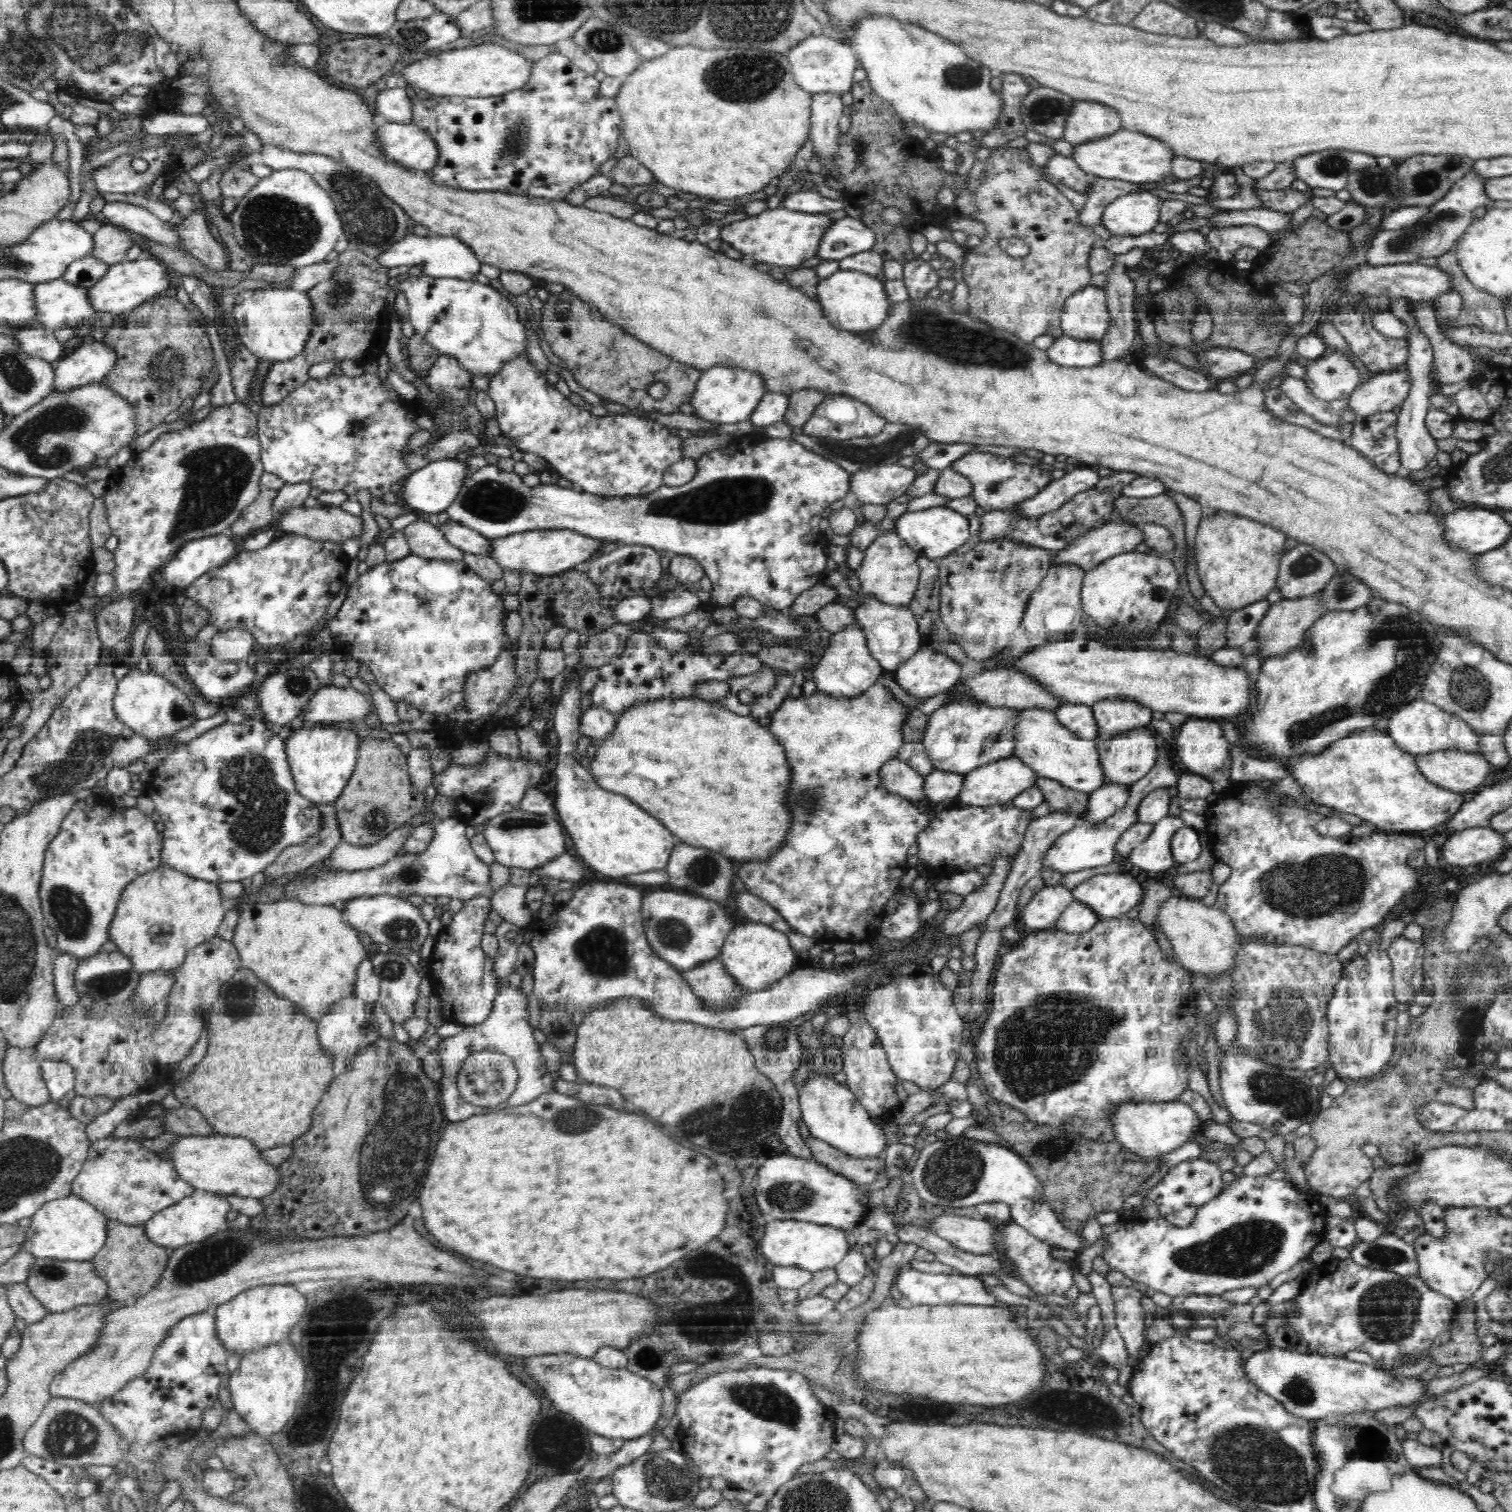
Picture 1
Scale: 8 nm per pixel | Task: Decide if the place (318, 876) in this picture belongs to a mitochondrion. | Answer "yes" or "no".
yes

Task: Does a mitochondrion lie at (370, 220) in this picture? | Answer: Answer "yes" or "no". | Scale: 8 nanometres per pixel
yes

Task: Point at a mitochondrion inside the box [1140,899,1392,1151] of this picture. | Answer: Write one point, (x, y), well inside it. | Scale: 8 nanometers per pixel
(1283, 1024)

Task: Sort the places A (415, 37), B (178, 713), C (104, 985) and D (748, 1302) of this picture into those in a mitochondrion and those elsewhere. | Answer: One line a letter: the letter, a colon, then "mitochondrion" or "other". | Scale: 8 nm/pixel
A: mitochondrion
B: mitochondrion
C: mitochondrion
D: mitochondrion

